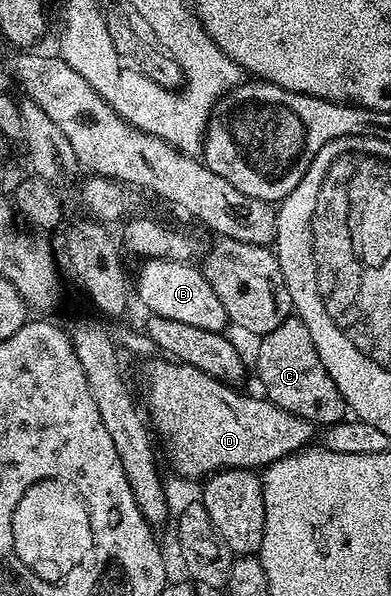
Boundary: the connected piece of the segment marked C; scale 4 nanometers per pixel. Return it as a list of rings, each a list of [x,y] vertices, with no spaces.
[[[290,317],[279,325],[279,329],[271,329],[271,333],[260,336],[257,347],[257,375],[261,378],[261,383],[265,386],[264,394],[275,405],[287,409],[289,413],[295,413],[314,425],[328,425],[330,423],[340,423],[346,418],[347,408],[345,398],[339,393],[335,381],[331,381],[331,373],[319,361],[319,353],[315,349],[315,341],[311,341],[311,333],[307,325],[296,317]]]

